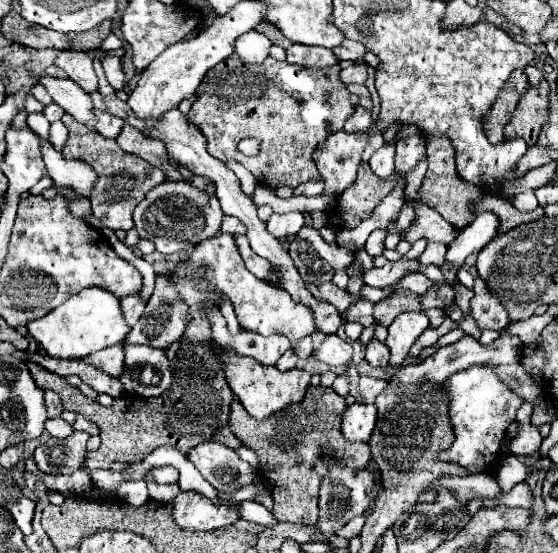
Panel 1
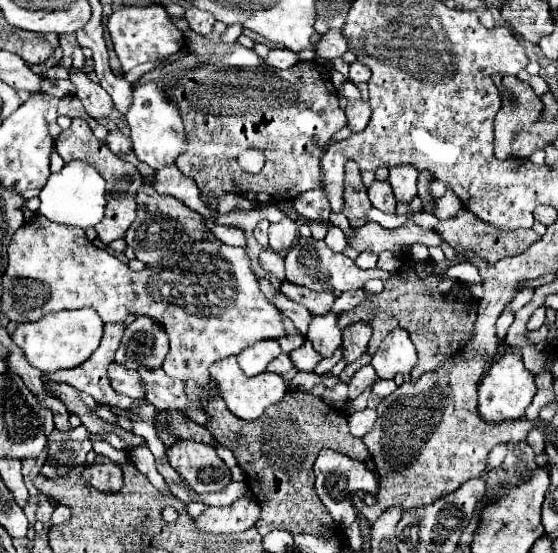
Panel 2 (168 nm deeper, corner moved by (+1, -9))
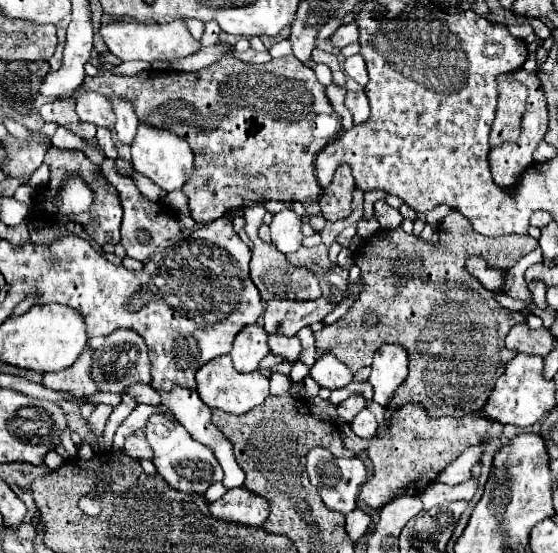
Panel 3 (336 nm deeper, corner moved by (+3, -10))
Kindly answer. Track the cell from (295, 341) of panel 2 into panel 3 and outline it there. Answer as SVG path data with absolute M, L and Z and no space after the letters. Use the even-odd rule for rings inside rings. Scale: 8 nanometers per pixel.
M319 297L315 301L273 299L267 303L265 311L265 331L293 337L301 327L323 321L327 317L325 313L331 313L335 307L337 303L327 297Z

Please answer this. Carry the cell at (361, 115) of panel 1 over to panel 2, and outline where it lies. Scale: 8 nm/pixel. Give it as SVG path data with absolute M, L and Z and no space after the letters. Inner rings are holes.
M349 100L345 114L347 114L347 120L349 120L351 132L361 132L369 124L371 106L369 106L367 100Z

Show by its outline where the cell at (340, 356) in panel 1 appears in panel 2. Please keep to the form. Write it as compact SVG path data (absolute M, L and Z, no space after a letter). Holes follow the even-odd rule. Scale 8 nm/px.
M305 340L303 346L297 348L297 350L293 350L289 356L291 356L293 366L295 366L297 370L301 370L301 372L313 372L313 368L315 368L317 362L321 360L321 354L315 352L315 348L311 346L309 340Z

